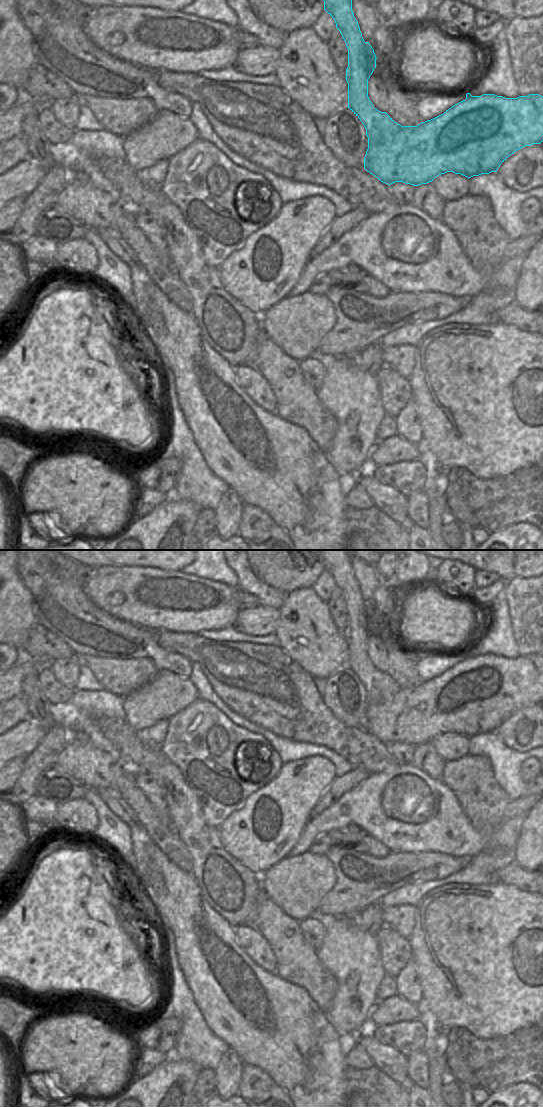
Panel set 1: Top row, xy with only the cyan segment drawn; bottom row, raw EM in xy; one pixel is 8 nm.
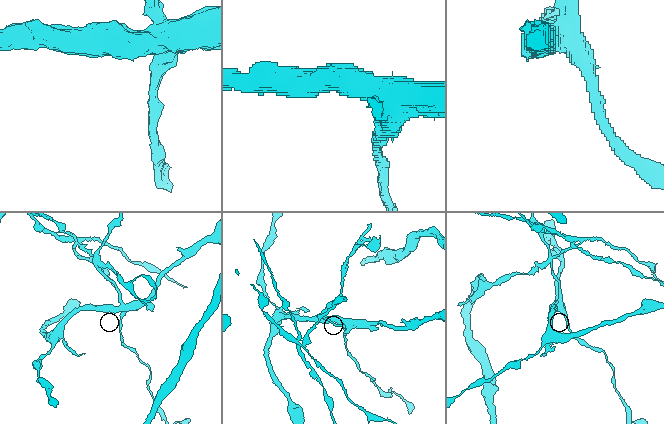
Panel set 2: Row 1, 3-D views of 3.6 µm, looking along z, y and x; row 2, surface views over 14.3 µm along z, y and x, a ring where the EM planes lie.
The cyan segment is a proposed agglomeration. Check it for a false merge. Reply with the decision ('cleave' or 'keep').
cleave

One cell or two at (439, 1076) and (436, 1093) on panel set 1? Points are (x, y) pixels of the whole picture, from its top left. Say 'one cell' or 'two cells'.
one cell

